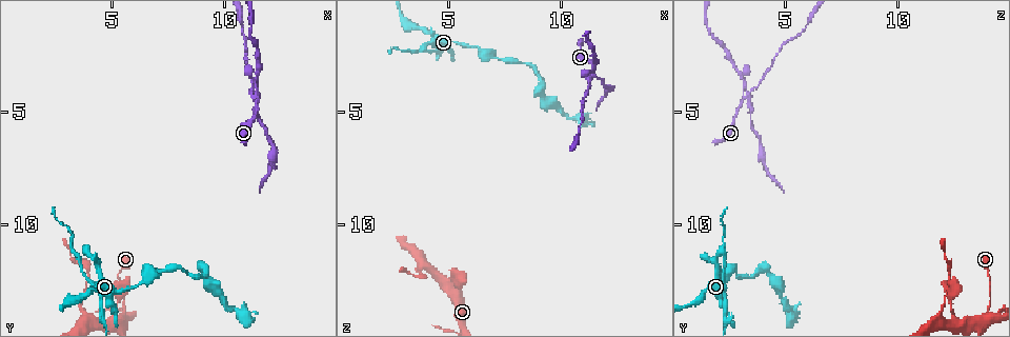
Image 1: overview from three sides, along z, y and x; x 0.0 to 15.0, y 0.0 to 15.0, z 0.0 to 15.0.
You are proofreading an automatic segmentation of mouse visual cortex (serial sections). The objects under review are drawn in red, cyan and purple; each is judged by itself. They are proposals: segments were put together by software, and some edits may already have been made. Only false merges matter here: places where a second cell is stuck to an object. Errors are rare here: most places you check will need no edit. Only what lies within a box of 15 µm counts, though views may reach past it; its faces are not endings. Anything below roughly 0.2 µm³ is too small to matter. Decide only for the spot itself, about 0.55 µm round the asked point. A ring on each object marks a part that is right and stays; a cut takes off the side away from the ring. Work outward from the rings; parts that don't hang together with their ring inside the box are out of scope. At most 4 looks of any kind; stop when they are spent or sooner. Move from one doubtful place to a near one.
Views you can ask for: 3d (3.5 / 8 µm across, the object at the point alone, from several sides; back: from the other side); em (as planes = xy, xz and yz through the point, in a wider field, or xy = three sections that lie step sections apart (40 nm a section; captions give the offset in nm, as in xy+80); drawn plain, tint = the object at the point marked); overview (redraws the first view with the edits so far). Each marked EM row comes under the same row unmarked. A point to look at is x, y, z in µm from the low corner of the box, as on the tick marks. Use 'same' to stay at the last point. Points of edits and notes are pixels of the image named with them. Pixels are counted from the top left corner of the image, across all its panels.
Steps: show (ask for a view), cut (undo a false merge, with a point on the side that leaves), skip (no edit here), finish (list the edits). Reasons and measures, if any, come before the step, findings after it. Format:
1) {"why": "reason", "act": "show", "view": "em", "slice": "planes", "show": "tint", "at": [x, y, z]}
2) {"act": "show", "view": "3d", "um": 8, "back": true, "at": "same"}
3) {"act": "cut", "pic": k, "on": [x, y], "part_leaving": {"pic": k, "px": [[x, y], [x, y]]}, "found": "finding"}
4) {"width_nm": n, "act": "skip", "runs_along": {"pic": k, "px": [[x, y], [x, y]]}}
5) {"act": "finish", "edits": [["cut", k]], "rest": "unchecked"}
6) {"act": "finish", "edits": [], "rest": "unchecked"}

{"why": "thick turns thin", "act": "show", "view": "3d", "um": 3.5, "at": [5.6, 14.1, 14.1]}

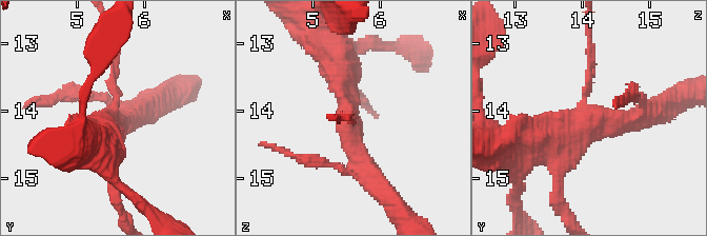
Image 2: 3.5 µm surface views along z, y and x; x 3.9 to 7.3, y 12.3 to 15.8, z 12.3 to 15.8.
{"act": "show", "view": "em", "slice": "xy", "step": 5, "show": "tint", "at": [5.50, 14.10, 14.05]}

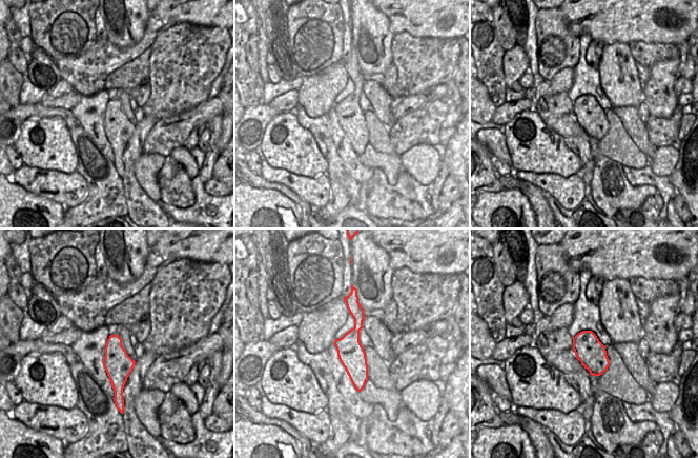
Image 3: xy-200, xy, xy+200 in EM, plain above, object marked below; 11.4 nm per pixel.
{"width_nm": 300, "act": "skip", "runs_along": {"pic": 2, "px": [[591, 48], [581, 120], [524, 139]]}, "found": "continuous, no second cell"}

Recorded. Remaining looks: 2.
{"act": "show", "view": "3d", "um": 3.5, "at": [5.4, 13.4, 12.3]}

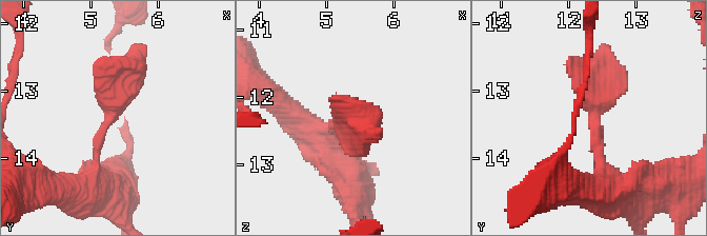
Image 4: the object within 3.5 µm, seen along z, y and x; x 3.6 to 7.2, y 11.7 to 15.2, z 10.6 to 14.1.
{"act": "show", "view": "em", "slice": "xy", "step": 2, "show": "tint", "at": [5.30, 13.35, 12.40]}

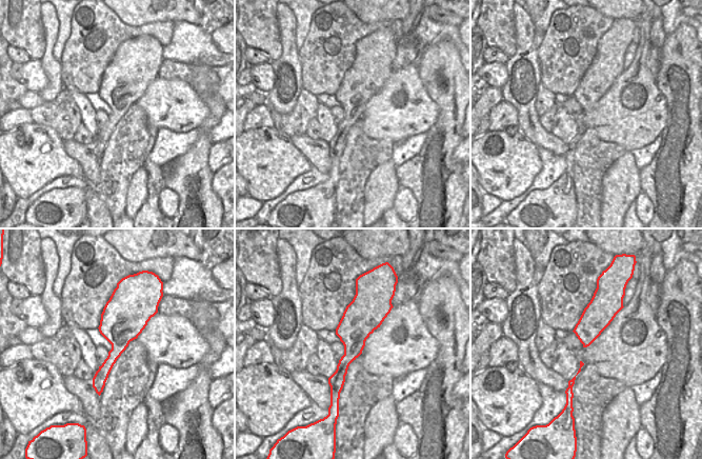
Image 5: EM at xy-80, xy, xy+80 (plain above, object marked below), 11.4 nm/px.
{"act": "skip", "runs_along": {"pic": 4, "px": [[92, 180], [110, 99], [137, 54]]}, "found": "one cell here"}

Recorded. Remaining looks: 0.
{"act": "finish", "edits": [], "rest": "unchecked"}

